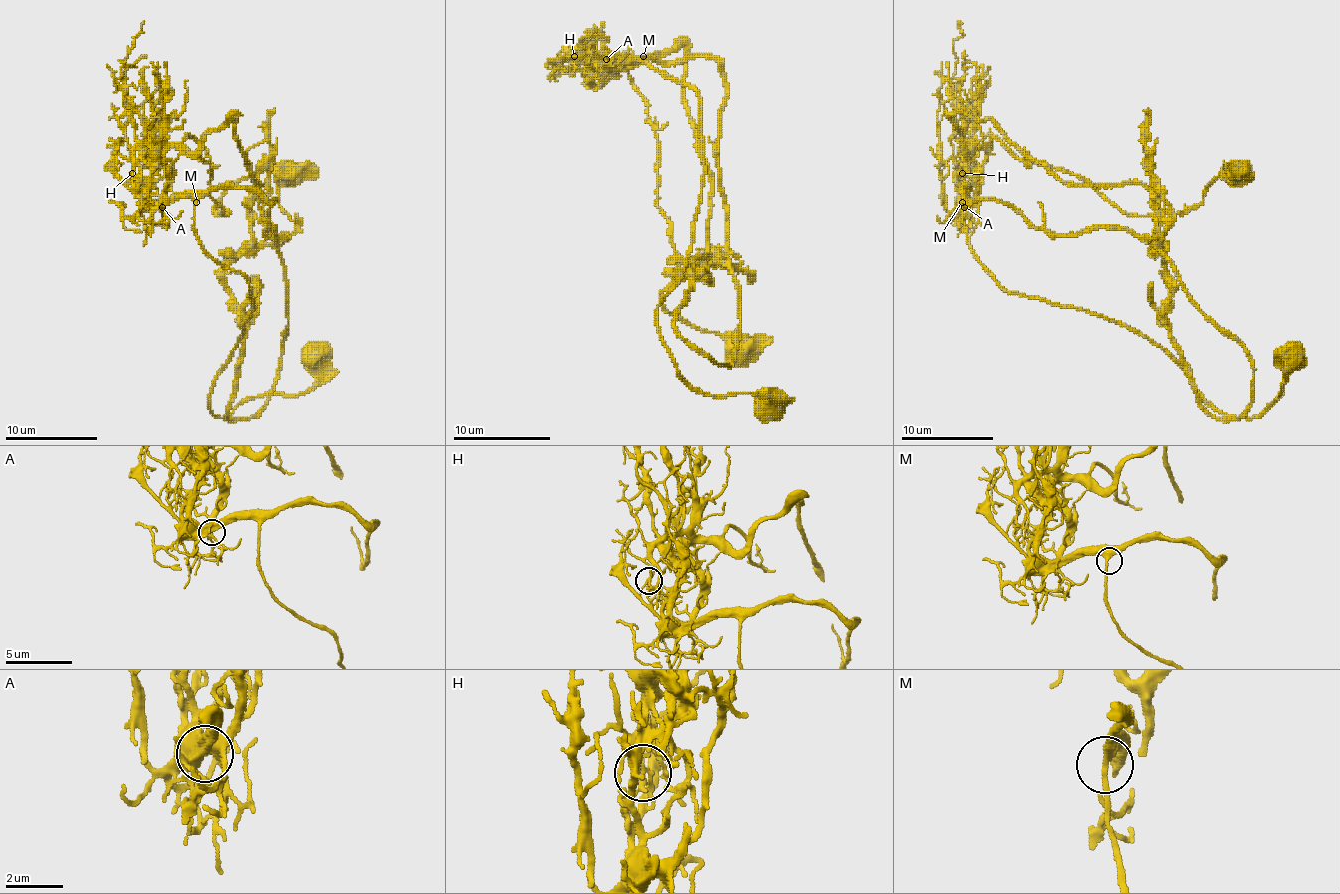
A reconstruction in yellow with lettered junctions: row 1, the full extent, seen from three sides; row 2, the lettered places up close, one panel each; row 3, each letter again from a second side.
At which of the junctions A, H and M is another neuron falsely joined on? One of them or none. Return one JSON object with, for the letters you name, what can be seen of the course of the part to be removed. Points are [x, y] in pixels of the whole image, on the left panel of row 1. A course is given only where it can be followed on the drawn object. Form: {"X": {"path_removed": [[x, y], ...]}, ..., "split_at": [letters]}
{"H": {"path_removed": [[132, 172], [148, 142], [194, 152], [235, 113], [260, 184], [258, 243], [295, 230], [277, 186]]}, "split_at": ["H"]}

